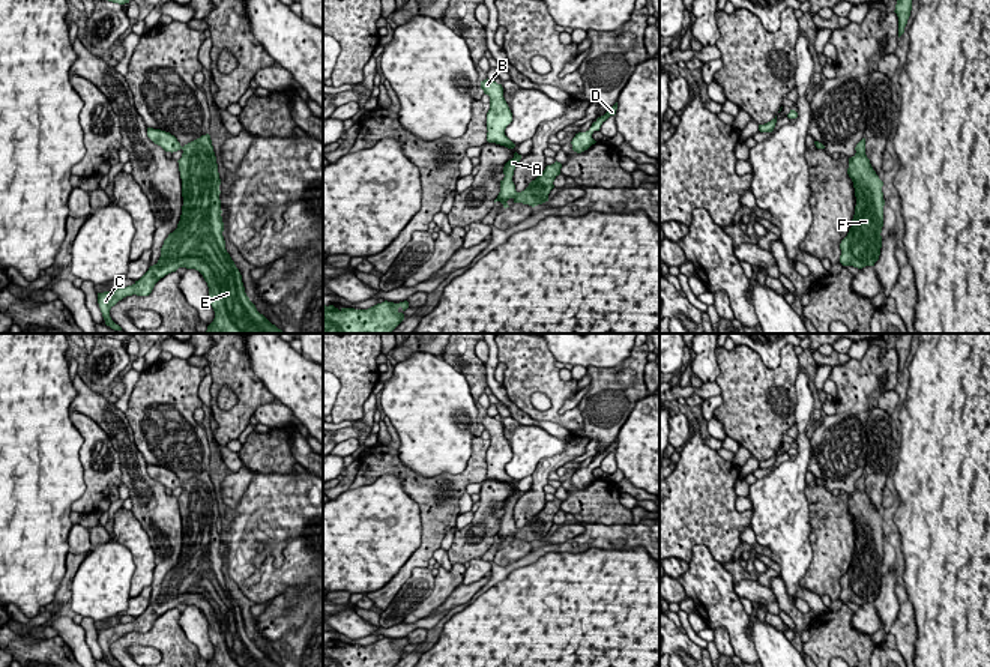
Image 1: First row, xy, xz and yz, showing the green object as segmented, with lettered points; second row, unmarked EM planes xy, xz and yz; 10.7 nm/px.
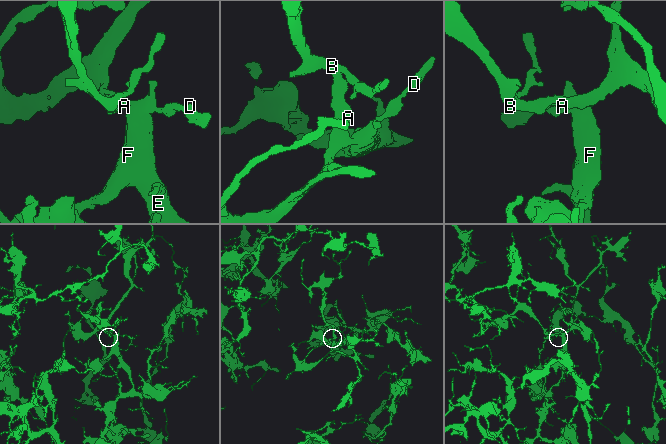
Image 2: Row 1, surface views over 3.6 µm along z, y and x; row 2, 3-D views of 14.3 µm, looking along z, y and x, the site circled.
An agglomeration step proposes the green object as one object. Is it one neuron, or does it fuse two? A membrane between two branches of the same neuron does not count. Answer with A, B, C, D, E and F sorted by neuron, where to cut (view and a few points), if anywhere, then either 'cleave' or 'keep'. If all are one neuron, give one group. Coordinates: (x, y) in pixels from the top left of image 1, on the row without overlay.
groups A B C D E F; cut none; keep

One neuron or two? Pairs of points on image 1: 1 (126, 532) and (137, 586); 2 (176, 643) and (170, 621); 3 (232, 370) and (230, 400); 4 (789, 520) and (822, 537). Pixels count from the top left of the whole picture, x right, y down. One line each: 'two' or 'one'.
1: one
2: one
3: two
4: two

